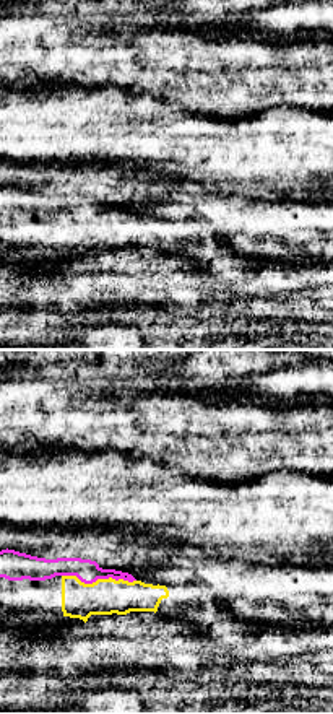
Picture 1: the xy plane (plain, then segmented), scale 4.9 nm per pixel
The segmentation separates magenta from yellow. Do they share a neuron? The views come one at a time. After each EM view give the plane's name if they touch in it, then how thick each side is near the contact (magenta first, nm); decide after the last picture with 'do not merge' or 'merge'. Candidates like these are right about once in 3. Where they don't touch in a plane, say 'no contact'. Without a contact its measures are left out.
meets magenta in xy; 120 nm thick on the magenta side, 180 nm on the other

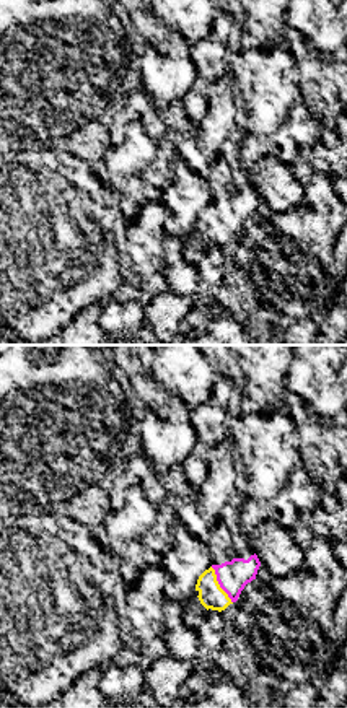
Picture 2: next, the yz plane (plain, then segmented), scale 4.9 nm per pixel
meets magenta in yz; 150 nm thick on the magenta side, 120 nm on the other

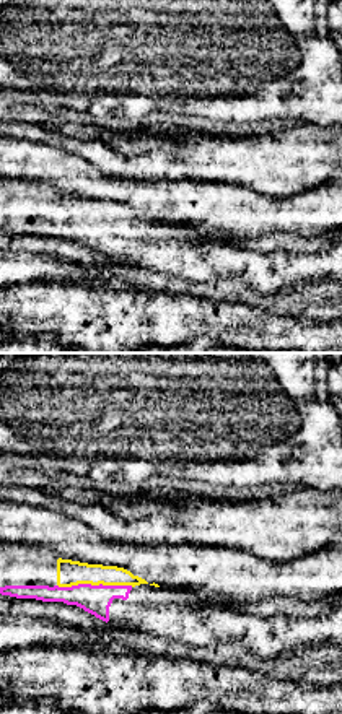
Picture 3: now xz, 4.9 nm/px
meets magenta in xz; 140 nm thick on the magenta side, 130 nm on the other

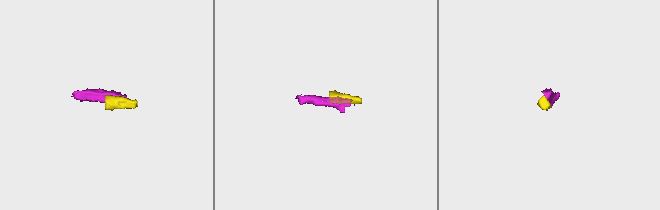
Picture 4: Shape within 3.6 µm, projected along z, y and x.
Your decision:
merge

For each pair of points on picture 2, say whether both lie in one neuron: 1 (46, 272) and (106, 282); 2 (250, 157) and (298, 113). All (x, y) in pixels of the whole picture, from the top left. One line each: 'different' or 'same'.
1: same
2: same

